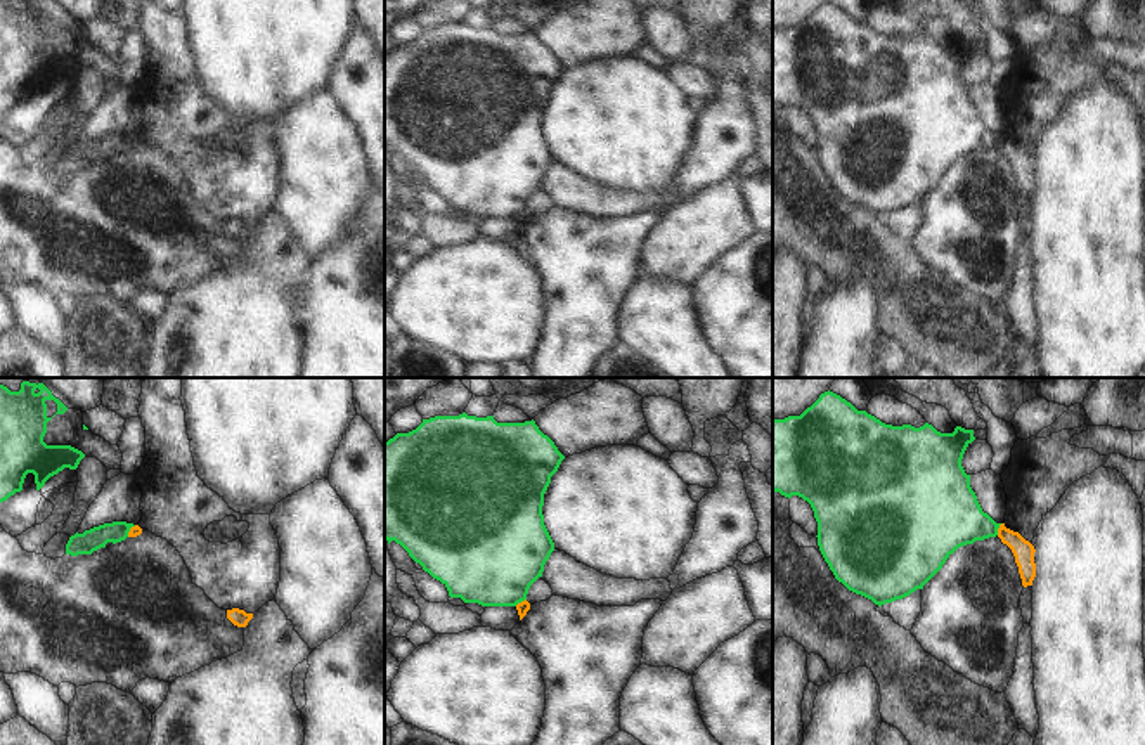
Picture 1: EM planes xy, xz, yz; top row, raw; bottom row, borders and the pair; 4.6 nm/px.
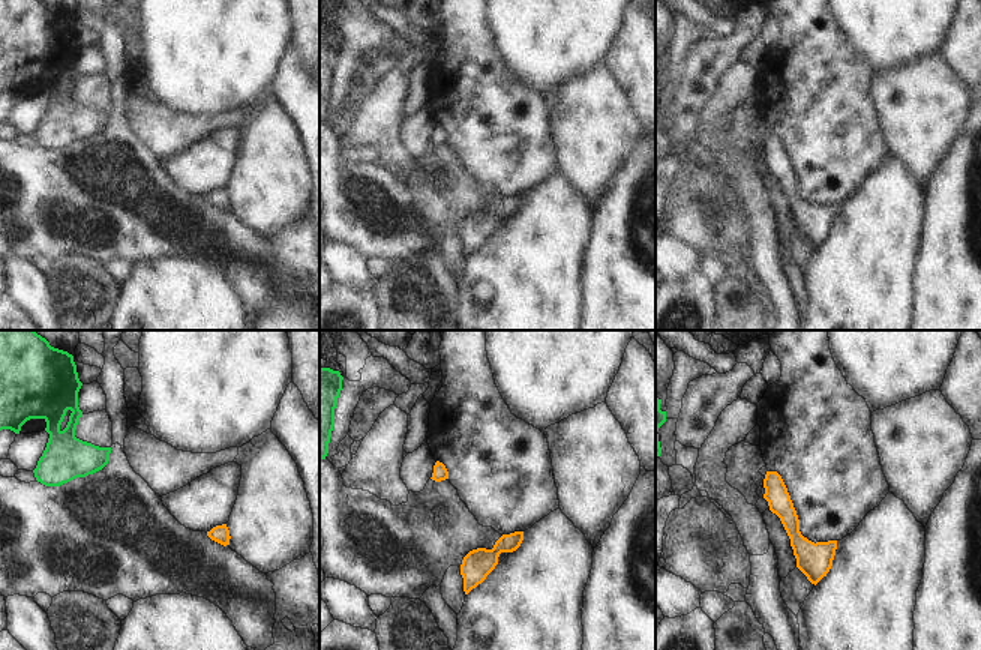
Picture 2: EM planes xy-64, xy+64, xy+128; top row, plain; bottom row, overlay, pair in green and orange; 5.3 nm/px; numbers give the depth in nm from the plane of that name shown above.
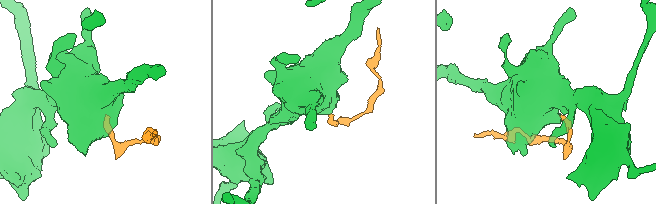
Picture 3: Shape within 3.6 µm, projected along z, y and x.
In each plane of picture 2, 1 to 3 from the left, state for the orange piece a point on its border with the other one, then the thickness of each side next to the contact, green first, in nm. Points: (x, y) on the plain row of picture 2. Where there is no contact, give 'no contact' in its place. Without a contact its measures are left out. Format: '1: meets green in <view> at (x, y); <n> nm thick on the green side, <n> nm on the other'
1: no contact
2: no contact
3: no contact

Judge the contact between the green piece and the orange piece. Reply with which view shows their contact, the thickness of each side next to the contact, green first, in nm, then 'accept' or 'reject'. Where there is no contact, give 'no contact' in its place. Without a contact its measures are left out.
contact in yz; calibres 320 and 100 nm; reject

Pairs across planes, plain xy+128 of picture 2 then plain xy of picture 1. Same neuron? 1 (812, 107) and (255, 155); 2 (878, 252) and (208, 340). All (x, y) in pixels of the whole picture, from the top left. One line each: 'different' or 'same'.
1: same
2: same

